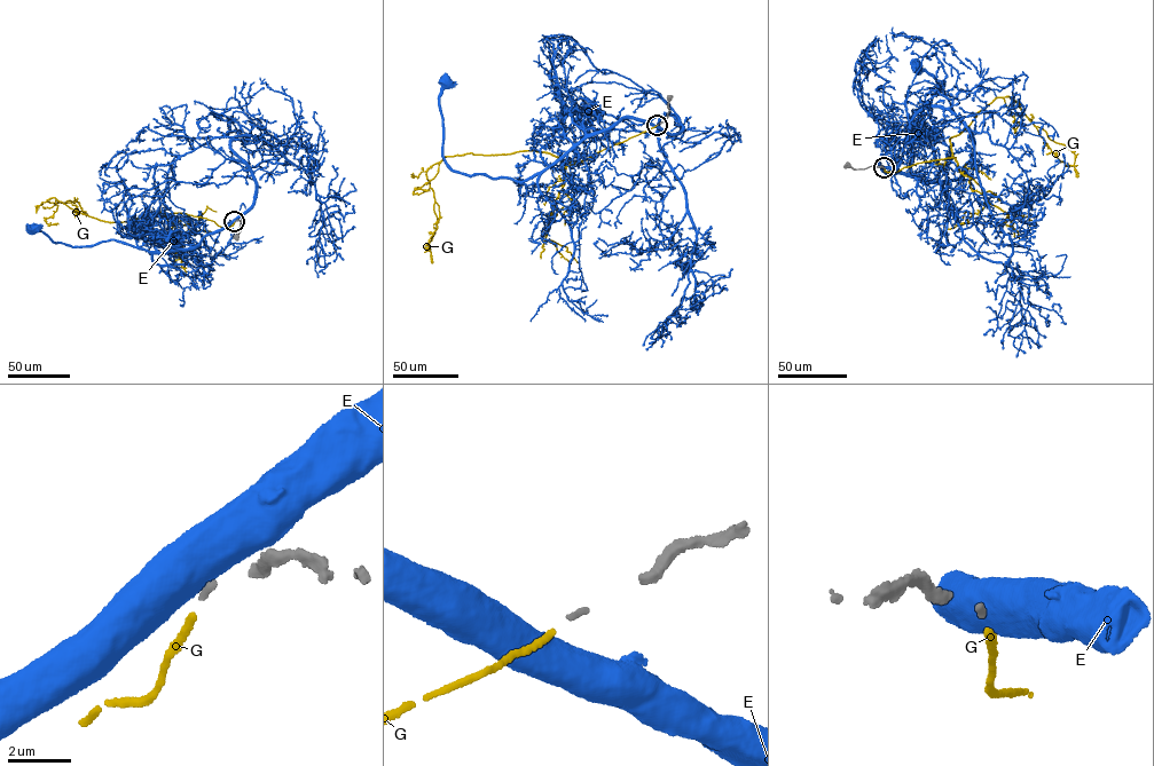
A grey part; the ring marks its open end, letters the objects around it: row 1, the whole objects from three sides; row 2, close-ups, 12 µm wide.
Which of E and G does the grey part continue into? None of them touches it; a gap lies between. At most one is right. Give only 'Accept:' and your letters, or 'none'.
Accept: G

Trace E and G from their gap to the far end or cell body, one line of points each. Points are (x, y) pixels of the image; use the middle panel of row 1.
E: (656, 126), (622, 119), (587, 134), (523, 181), (466, 174), (450, 170), (442, 155), (439, 103), (448, 81)
G: (657, 125), (566, 166), (551, 155), (536, 151), (446, 156), (425, 175), (437, 219), (429, 245), (431, 262)

